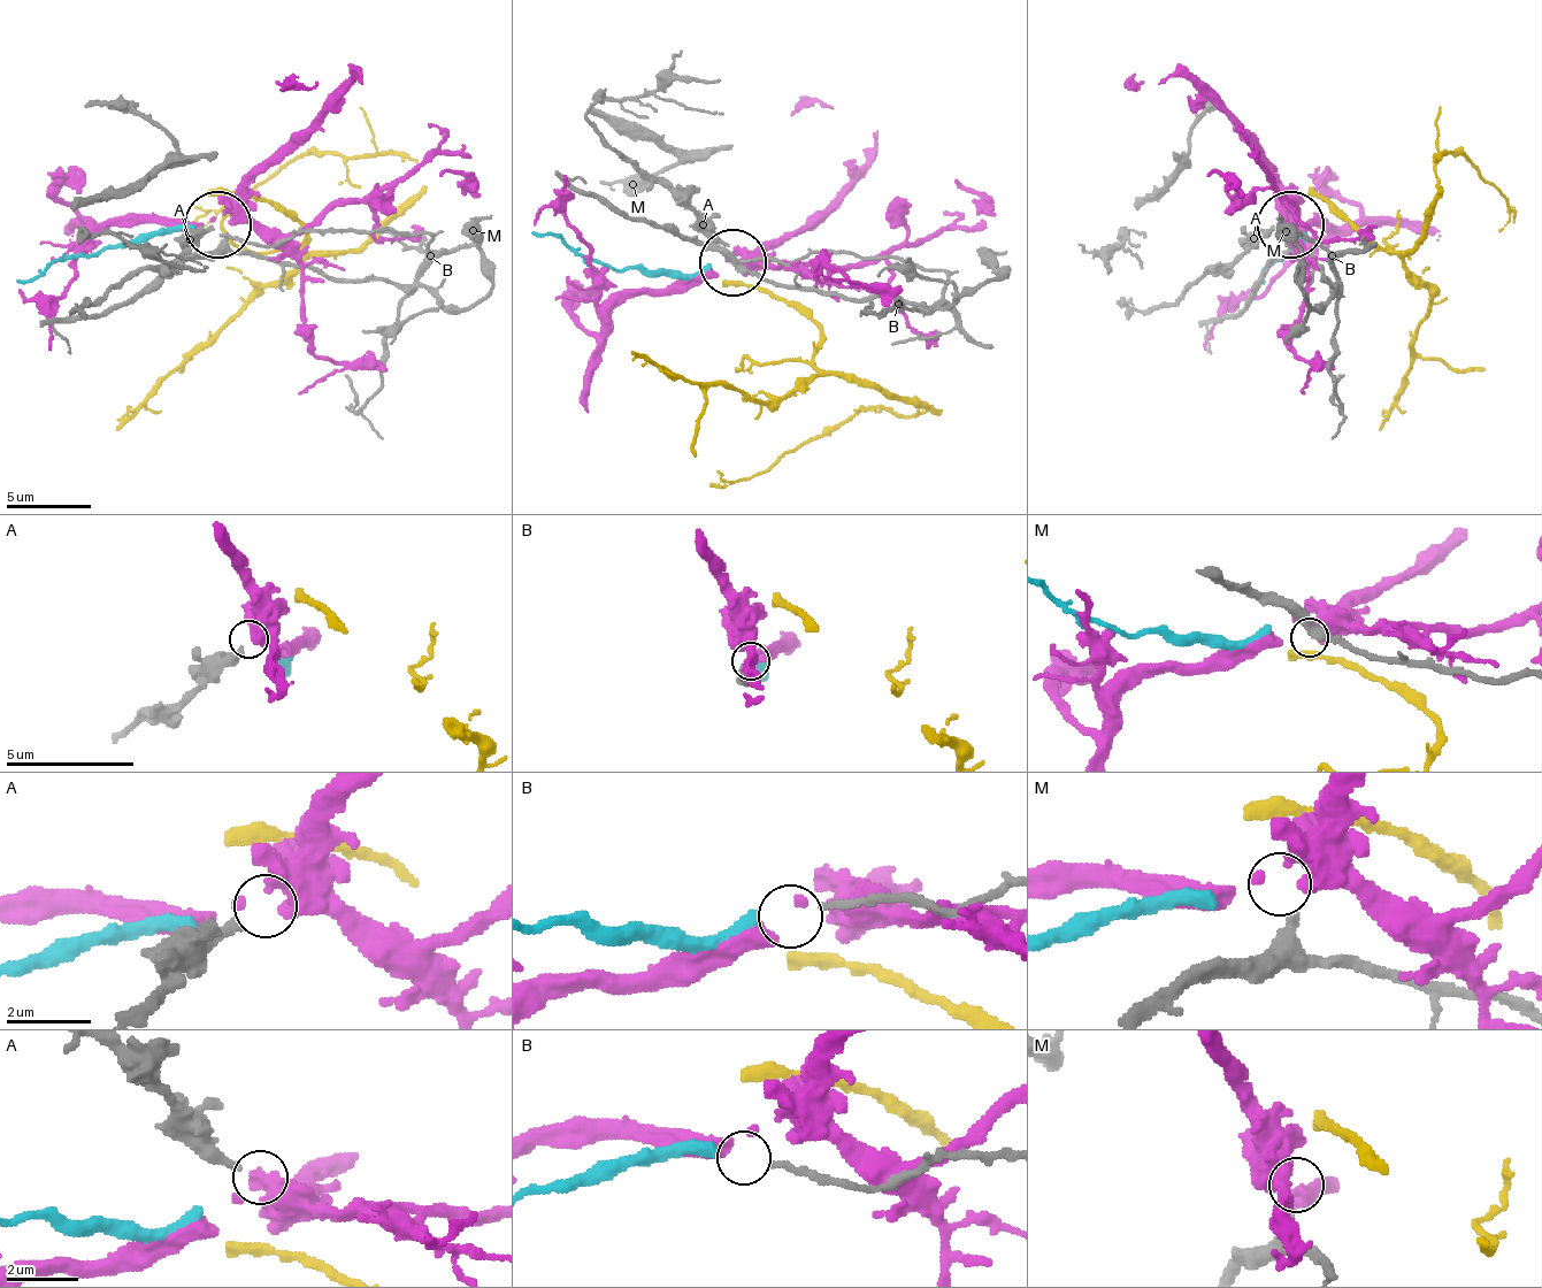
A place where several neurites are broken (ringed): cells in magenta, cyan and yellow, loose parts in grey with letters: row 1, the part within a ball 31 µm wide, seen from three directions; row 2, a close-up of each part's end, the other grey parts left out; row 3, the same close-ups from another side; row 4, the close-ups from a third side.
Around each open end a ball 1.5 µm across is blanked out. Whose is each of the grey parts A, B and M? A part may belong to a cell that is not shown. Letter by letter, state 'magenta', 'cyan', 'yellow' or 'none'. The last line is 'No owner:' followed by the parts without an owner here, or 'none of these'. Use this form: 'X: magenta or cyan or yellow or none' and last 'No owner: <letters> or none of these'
A: magenta
B: cyan
M: none
No owner: M

